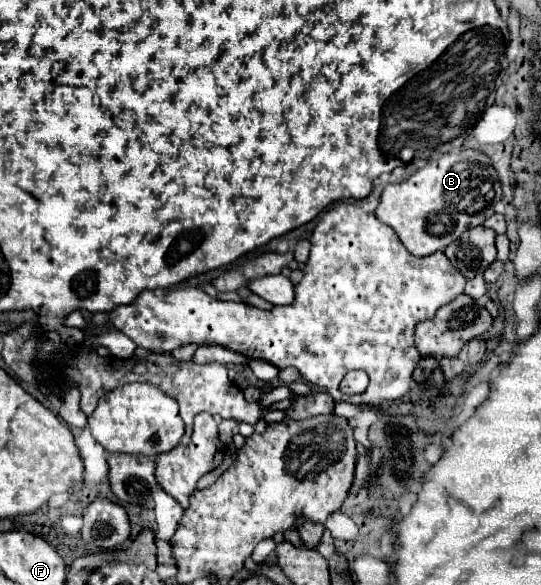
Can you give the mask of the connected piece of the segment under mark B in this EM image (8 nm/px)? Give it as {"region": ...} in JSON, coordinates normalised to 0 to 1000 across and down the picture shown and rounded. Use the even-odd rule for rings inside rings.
{"region":[[[854,256],[787,280],[743,315],[717,315],[691,366],[732,393],[743,417],[765,438],[791,438],[847,410],[858,393],[887,386],[906,373],[924,338],[924,308],[902,267],[880,256]]]}

